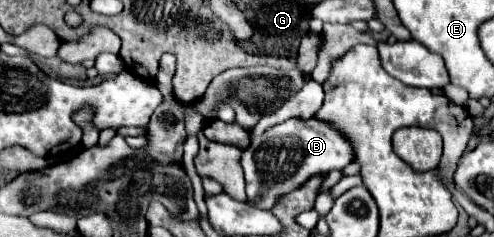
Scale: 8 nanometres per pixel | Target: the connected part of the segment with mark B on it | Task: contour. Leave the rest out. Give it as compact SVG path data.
M289 119L287 123L279 123L267 129L263 137L251 141L251 147L243 151L241 157L247 181L247 201L259 209L271 211L283 195L299 189L307 179L349 165L349 147L351 145L337 131L331 131L331 127L319 123L317 119Z

